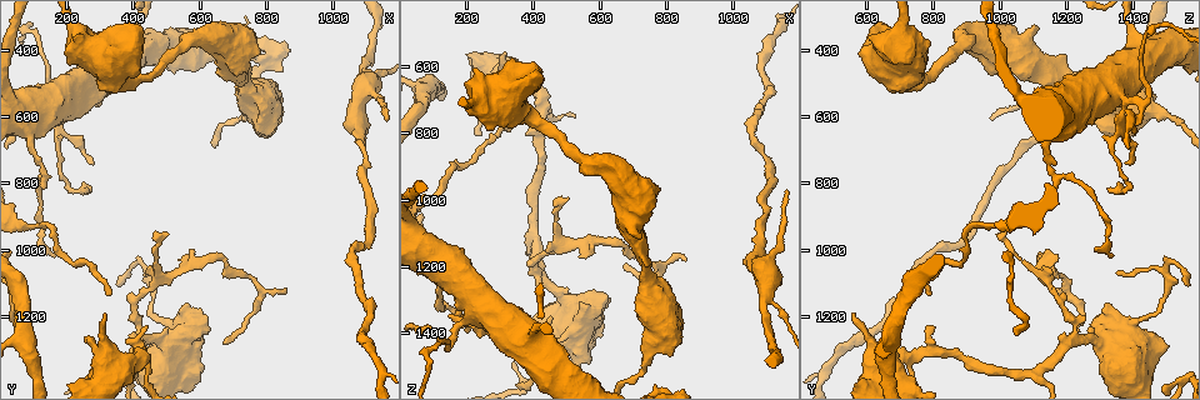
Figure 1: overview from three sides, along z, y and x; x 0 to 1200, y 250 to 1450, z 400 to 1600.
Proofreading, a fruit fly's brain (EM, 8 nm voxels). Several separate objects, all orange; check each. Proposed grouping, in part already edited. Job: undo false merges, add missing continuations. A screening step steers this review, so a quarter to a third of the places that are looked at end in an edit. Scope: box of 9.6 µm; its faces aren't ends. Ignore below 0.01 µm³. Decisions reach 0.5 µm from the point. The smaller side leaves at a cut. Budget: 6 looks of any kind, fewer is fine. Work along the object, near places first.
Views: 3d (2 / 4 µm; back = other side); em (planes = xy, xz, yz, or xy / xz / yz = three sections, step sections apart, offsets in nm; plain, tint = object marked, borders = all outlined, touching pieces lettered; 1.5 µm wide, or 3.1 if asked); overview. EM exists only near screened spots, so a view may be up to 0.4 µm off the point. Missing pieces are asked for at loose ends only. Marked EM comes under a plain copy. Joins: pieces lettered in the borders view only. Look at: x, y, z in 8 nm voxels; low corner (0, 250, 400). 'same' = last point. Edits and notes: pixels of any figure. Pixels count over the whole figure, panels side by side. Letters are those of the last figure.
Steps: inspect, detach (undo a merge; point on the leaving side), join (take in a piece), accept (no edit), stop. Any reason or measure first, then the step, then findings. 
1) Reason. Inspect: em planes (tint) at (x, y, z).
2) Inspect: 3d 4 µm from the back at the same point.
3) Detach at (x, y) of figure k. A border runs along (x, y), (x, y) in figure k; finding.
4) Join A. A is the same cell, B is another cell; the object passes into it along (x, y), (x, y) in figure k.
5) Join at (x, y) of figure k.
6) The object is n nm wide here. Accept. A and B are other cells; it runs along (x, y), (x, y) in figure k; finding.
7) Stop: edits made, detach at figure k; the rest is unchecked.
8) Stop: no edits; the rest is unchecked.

An open end. Inspect: em xz step 4 (borders) at (330, 1130, 780).

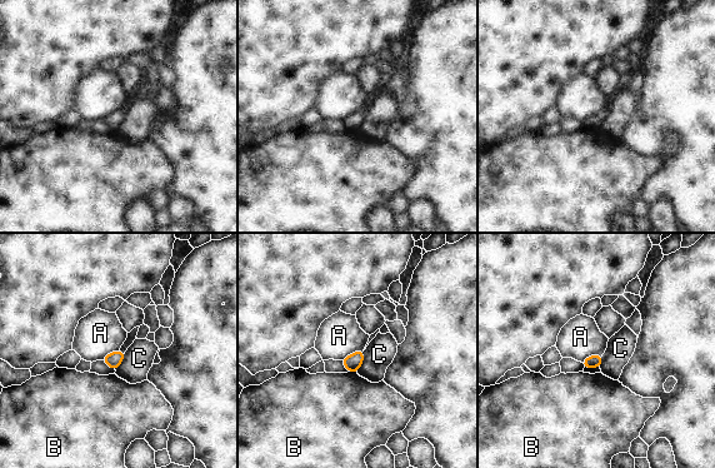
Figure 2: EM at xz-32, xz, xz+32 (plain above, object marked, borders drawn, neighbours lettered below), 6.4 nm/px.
Accept. A, B and C are other cells; no lettered piece goes on from it.

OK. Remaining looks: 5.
Thin end. Inspect: em yz step 8 (borders) at (860, 1110, 1180).

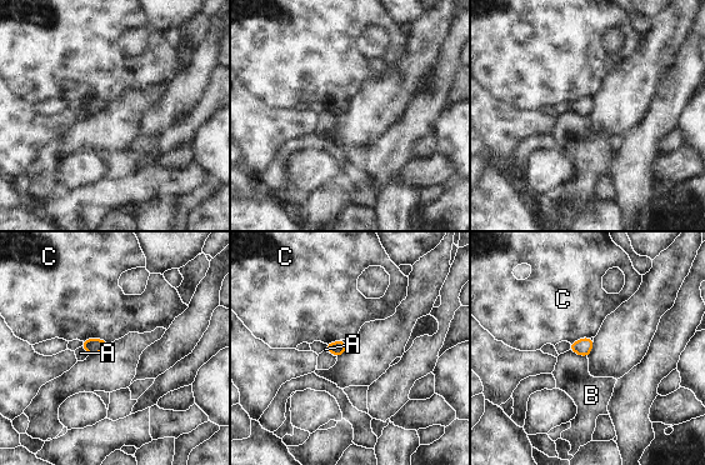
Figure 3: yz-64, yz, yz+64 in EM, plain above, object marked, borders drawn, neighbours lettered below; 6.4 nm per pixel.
The longest contact is with C, 170 nm. Accept. A, B and C are other cells; none of them fits.

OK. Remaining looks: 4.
Sharp bend. Inspect: em planes (borders) at (400, 1370, 1110).

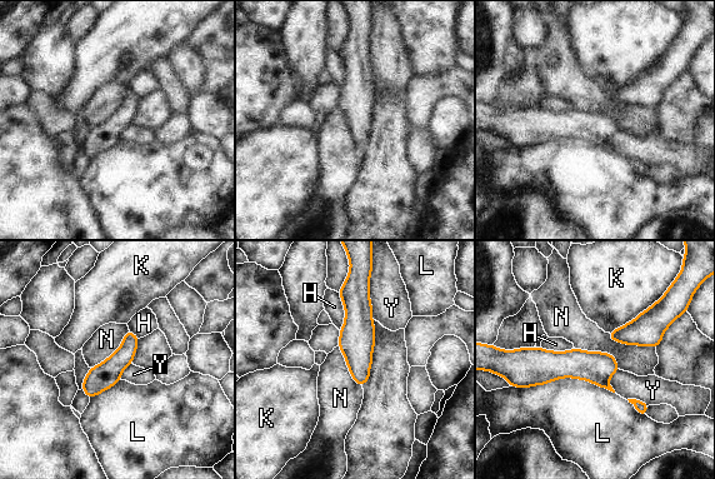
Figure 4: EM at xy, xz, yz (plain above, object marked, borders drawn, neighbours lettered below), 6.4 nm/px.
The object is 170 nm wide here. Accept. H, K, L, N and Y are other cells; a border runs along (574, 347), (606, 352), (619, 368) in figure 4; all the same neuron.

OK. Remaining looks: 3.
Stop: no edits; the rest is unchecked.

